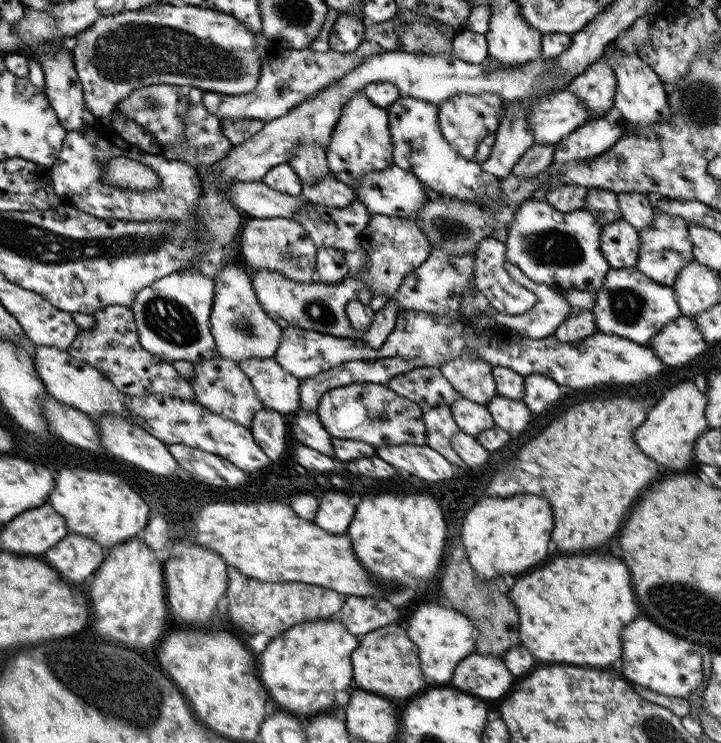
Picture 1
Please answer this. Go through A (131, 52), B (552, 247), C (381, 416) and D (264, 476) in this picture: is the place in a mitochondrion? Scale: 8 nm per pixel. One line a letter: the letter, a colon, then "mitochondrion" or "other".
A: mitochondrion
B: mitochondrion
C: mitochondrion
D: other

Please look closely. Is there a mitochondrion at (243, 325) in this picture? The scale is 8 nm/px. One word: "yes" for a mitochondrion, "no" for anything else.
yes

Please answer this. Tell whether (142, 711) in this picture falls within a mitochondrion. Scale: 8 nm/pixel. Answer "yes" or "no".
yes

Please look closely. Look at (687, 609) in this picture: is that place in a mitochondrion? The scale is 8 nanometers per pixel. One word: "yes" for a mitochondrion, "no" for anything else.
yes

